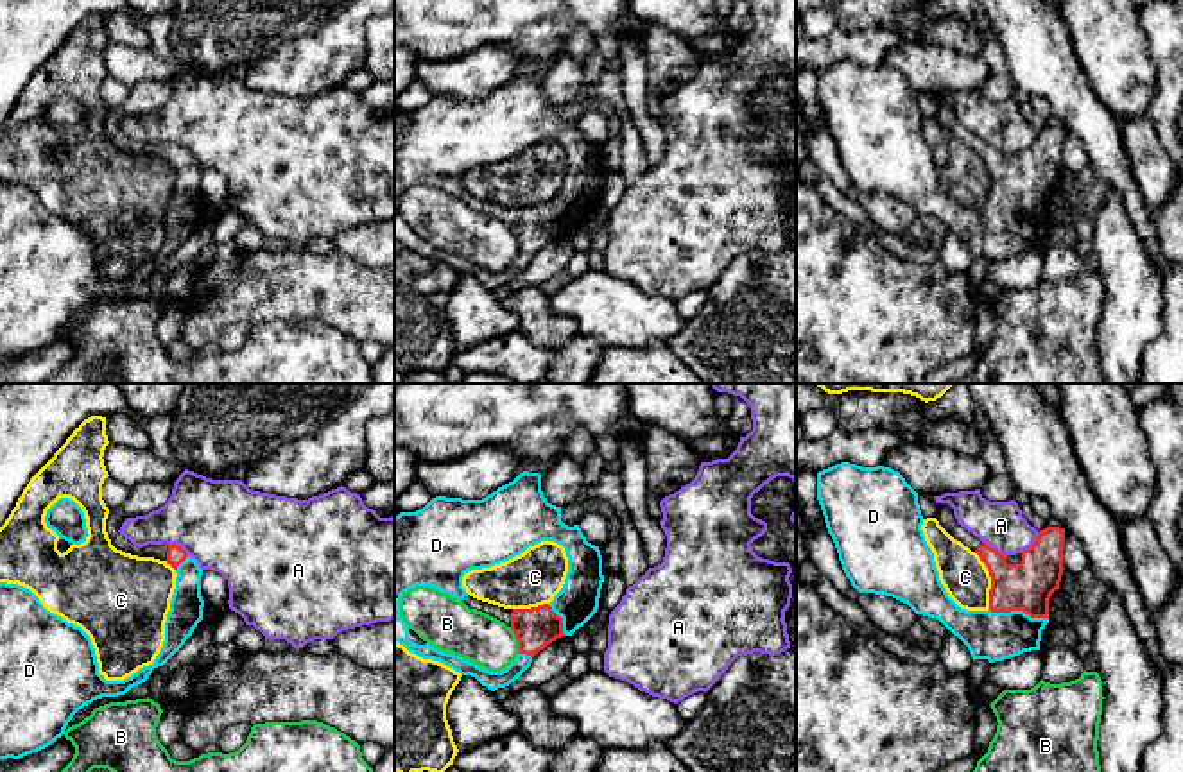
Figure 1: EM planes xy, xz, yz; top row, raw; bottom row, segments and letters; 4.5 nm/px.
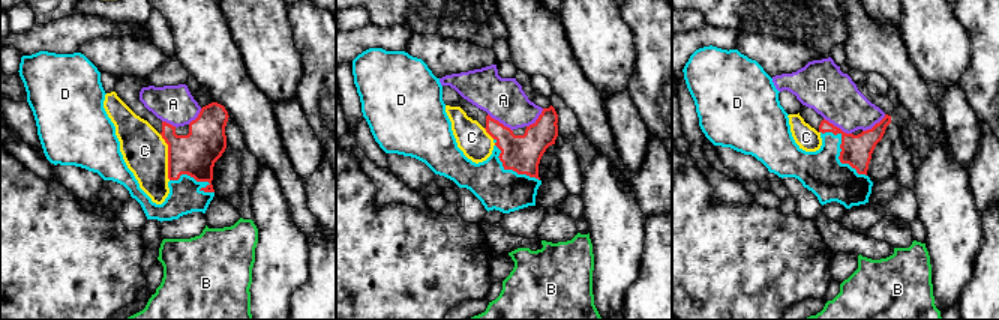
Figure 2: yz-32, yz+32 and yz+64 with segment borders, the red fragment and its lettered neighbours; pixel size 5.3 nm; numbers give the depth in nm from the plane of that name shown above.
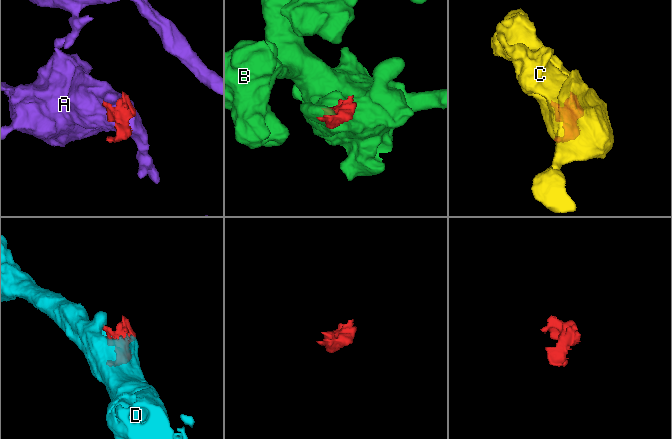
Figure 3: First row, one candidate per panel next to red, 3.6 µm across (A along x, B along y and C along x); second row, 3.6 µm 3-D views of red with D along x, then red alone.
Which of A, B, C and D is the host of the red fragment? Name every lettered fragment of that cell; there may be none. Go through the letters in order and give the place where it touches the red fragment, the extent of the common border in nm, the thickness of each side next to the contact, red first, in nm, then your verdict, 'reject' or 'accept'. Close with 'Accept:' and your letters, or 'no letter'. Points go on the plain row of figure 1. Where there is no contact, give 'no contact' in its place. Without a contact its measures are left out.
A: yz (1033, 144) | 130 nm | 220/220 nm | reject
B: xz (517, 237) | 130 nm | 190/220 nm | reject
C: yz (992, 180) | 260 nm | 220/200 nm | reject
D: yz (1018, 208) | 280 nm | 220/220 nm | accept
Accept: D

